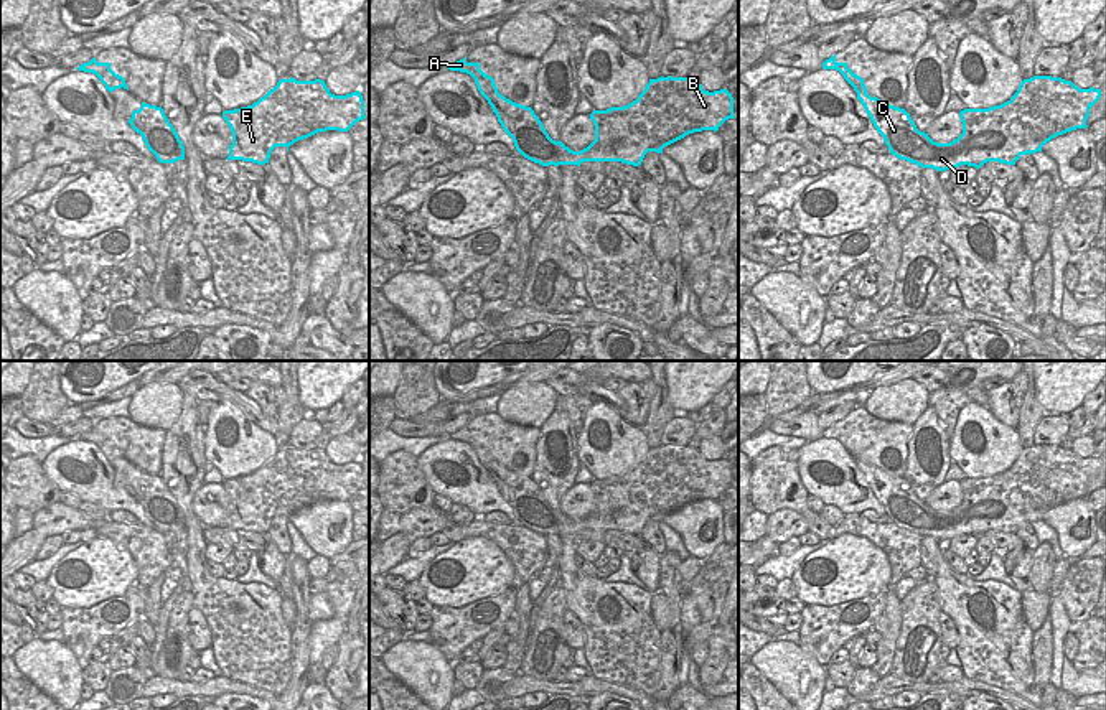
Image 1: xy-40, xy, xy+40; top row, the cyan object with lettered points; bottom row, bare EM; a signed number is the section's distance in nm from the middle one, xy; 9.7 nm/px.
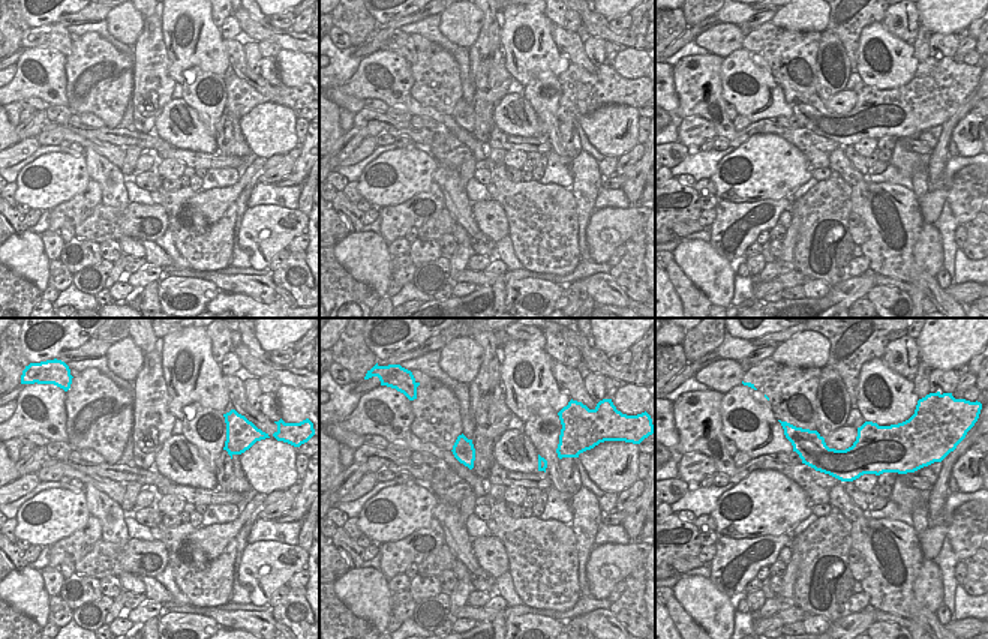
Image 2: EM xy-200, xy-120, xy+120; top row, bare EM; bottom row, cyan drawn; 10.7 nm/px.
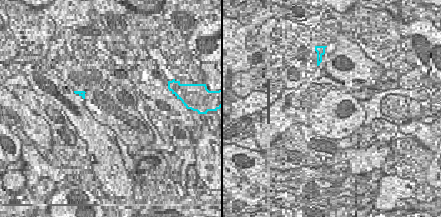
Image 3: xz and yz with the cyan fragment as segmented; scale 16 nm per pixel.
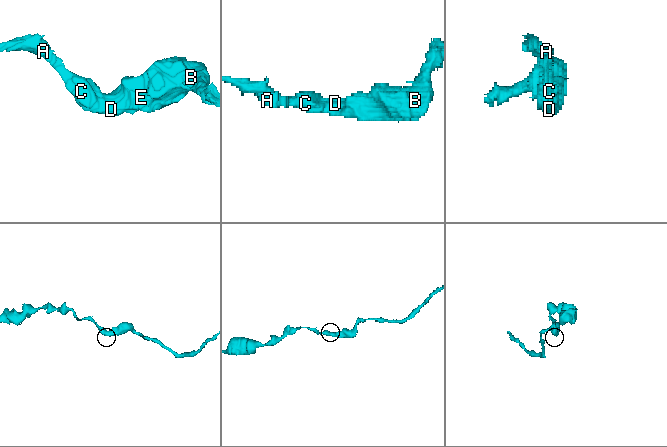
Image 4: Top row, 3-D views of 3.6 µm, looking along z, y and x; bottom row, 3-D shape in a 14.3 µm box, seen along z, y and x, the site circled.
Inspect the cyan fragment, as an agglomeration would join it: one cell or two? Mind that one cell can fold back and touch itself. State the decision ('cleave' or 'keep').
keep

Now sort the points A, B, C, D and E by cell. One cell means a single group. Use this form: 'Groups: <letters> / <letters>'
Groups: A B C D E.

